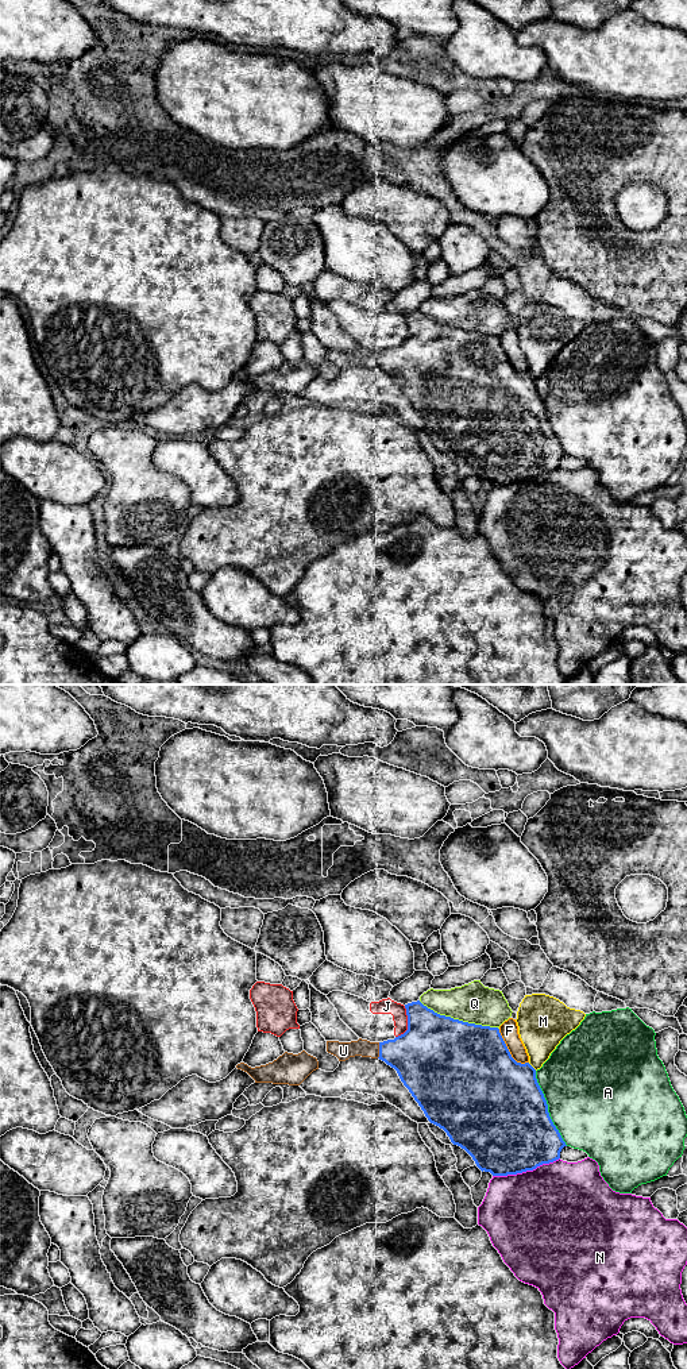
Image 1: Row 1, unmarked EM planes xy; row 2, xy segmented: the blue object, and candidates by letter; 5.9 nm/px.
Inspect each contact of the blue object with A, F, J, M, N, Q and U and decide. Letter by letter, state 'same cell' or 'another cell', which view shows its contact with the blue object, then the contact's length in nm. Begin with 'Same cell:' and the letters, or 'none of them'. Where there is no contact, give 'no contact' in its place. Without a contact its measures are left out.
Same cell: U
A: another cell | xy | 480 nm
F: another cell | xy | 280 nm
J: another cell | xy | 200 nm
M: another cell | xy | 70 nm
N: another cell | xy | 420 nm
Q: another cell | xy | 500 nm
U: same cell | xy | 100 nm

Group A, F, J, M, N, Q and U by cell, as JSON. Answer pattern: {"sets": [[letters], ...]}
{"sets": [["A"], ["F"], ["J"], ["M"], ["N"], ["Q"], ["U"]]}

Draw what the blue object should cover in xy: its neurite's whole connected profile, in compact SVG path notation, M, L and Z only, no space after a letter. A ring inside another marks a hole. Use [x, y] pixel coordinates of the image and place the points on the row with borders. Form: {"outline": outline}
{"outline": "M420 1000L405 1009L408 1030L394 1040L327 1041L327 1052L339 1061L362 1056L379 1058L394 1068L428 1121L464 1149L482 1172L517 1175L560 1158L567 1145L549 1117L536 1069L512 1057L498 1027L440 1015Z"}

